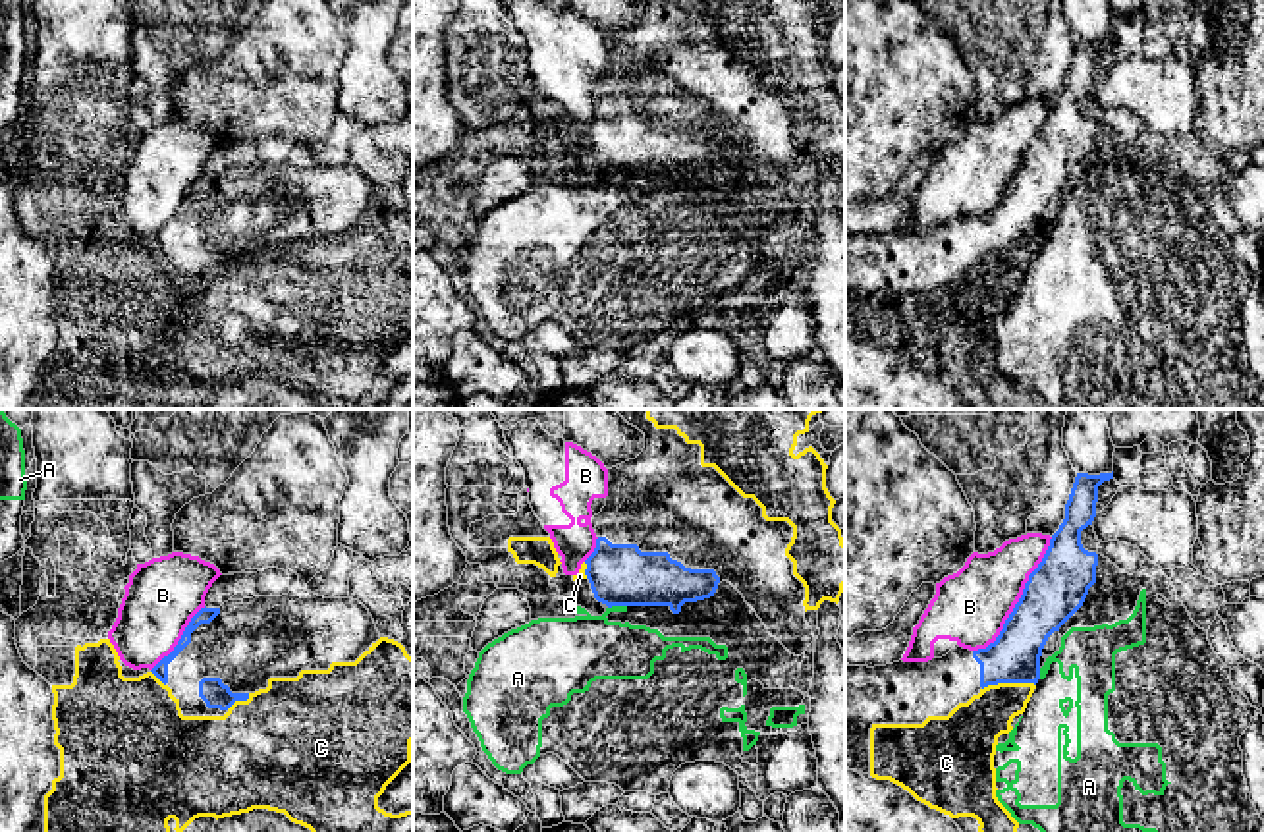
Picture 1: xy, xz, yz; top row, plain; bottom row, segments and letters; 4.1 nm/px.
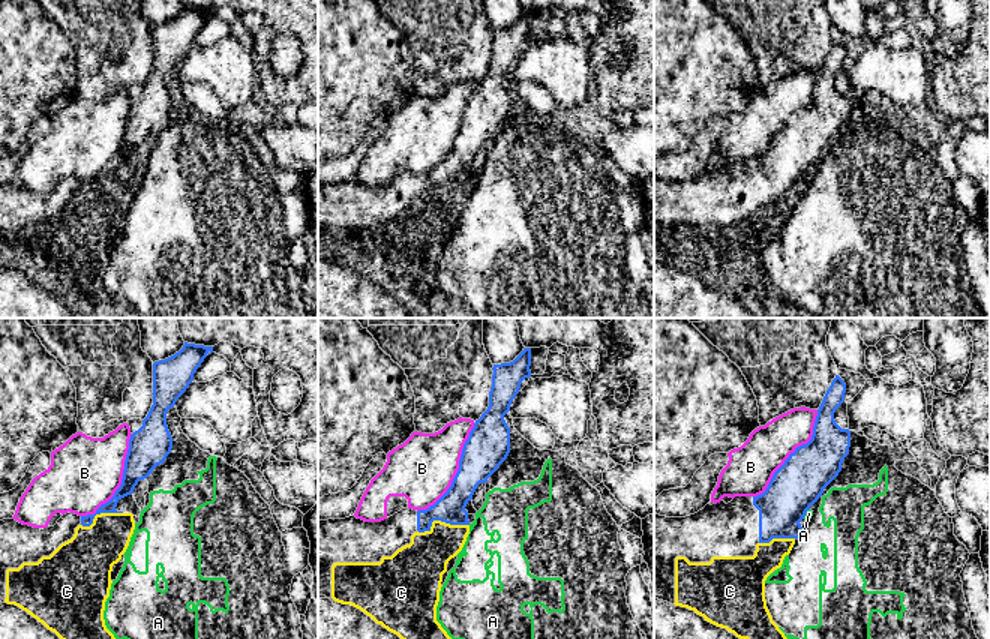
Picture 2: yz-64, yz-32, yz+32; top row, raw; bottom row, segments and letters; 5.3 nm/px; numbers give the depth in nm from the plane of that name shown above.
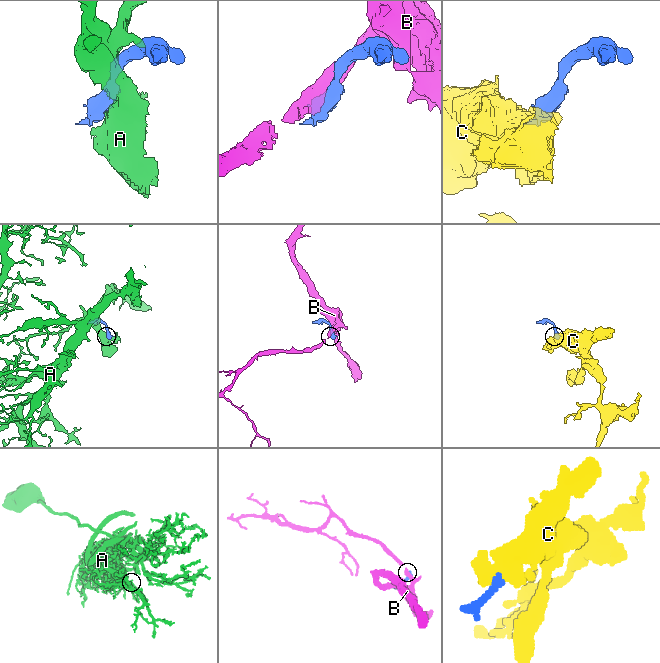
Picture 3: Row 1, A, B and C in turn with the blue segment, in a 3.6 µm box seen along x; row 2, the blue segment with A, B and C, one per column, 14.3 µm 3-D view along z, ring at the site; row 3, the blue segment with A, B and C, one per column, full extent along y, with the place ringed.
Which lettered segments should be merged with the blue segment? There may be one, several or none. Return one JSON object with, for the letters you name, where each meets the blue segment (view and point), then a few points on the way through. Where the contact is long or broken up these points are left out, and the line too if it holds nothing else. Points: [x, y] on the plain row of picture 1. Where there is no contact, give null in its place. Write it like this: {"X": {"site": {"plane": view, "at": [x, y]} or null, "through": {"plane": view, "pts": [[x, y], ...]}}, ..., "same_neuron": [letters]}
{"same_neuron": []}

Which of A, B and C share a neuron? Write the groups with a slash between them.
A / B / C

